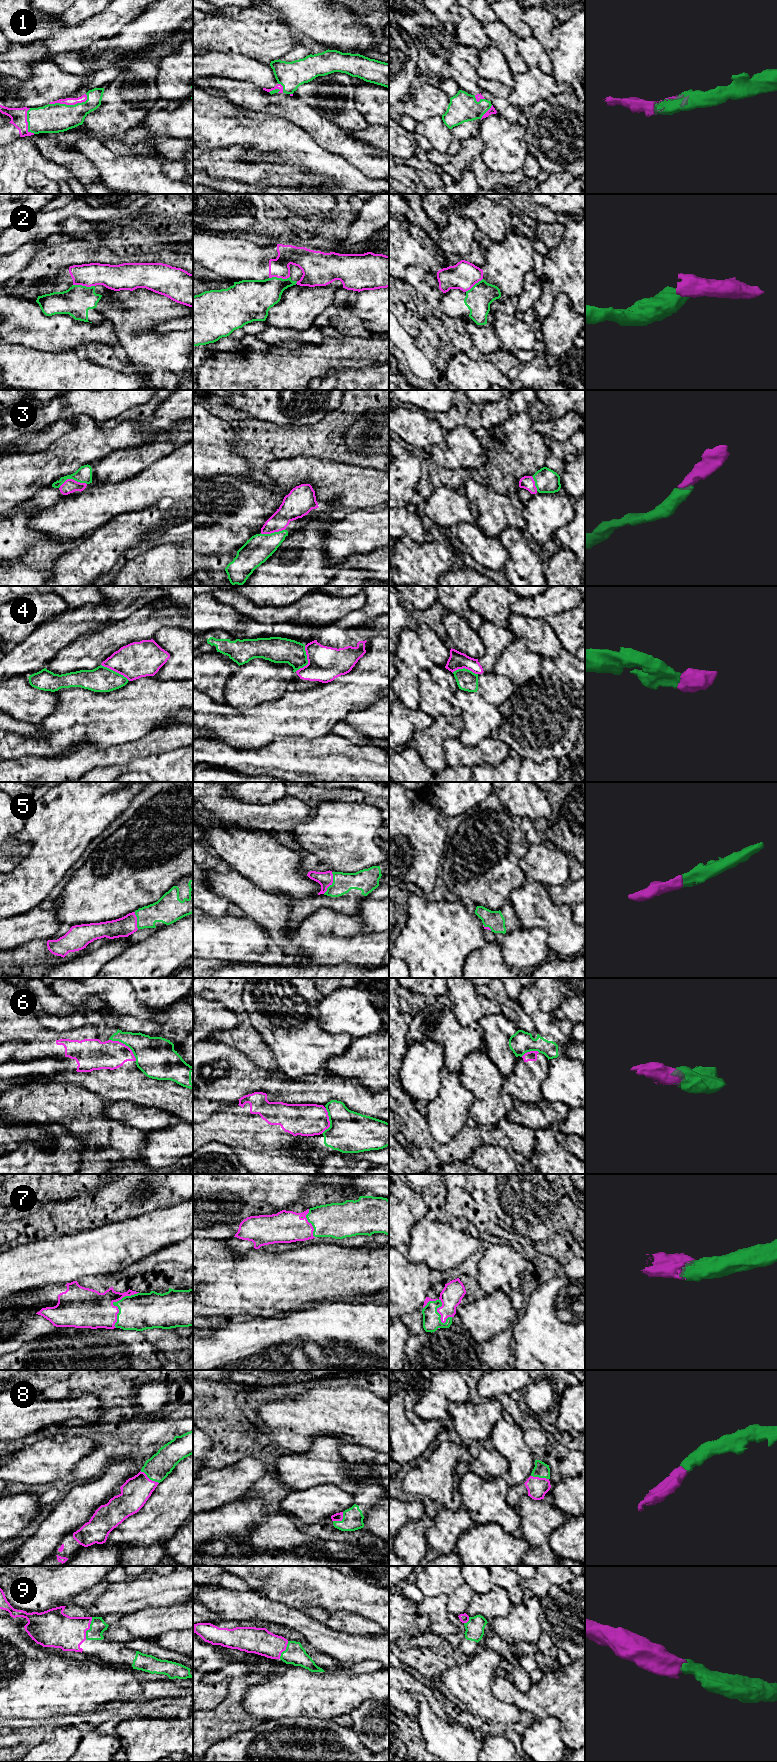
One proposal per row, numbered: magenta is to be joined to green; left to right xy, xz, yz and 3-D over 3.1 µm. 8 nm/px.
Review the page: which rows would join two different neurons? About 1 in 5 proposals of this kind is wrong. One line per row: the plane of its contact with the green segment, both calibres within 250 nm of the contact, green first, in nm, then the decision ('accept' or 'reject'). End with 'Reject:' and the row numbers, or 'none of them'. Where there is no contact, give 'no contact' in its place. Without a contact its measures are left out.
1: meets green in xy; 240 nm thick on the green side, 60 nm on the other; accept
2: meets green in xy; 240 nm thick on the green side, 200 nm on the other; reject
3: meets green in xy; 130 nm thick on the green side, 110 nm on the other; accept
4: meets green in xz; 200 nm thick on the green side, 280 nm on the other; reject
5: meets green in xz; 170 nm thick on the green side, 120 nm on the other; accept
6: meets green in xy; 320 nm thick on the green side, 220 nm on the other; reject
7: meets green in yz; 140 nm thick on the green side, 170 nm on the other; accept
8: meets green in xy; 200 nm thick on the green side, 220 nm on the other; accept
9: meets green in xy; 120 nm thick on the green side, 280 nm on the other; accept
Reject: 2, 4, 6

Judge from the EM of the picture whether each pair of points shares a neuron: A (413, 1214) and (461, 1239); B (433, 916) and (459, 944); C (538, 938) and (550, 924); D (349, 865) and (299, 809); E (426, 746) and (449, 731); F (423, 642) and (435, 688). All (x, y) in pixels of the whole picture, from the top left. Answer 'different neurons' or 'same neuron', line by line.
A: different neurons
B: same neuron
C: different neurons
D: different neurons
E: same neuron
F: different neurons

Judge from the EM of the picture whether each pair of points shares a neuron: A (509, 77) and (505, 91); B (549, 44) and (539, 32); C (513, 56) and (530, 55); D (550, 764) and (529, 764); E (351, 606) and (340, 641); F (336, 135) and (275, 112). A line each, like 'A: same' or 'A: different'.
A: different
B: same
C: different
D: same
E: different
F: same

